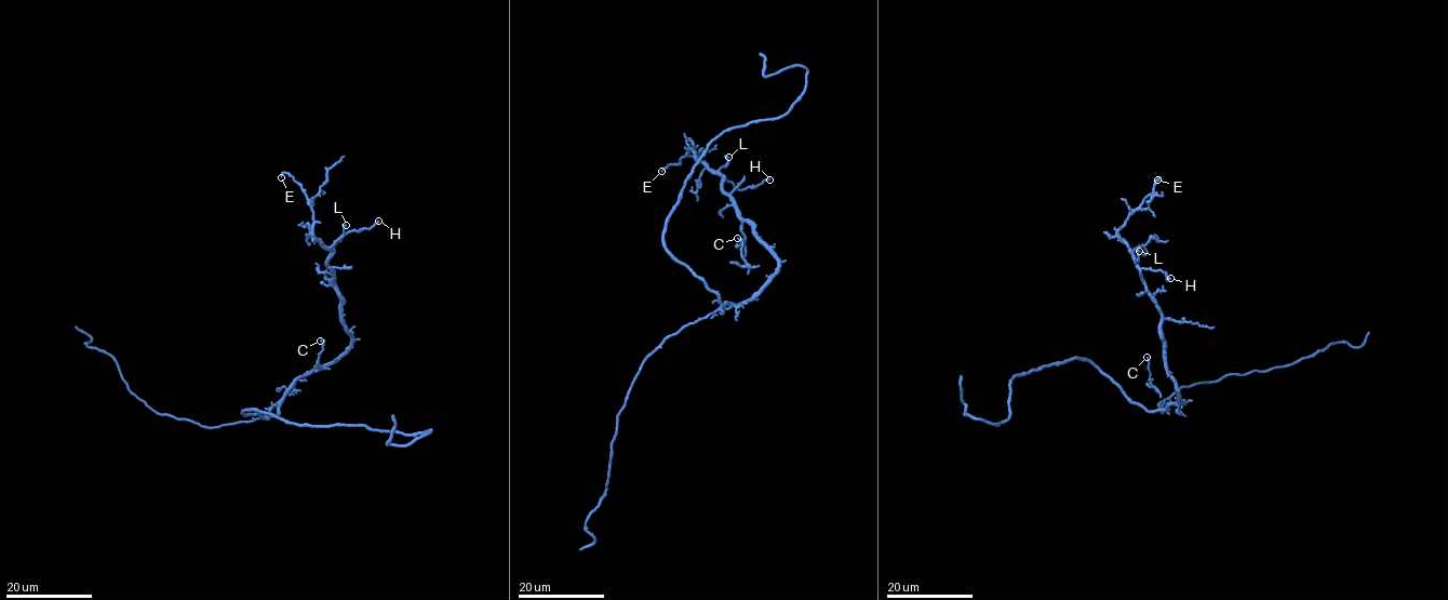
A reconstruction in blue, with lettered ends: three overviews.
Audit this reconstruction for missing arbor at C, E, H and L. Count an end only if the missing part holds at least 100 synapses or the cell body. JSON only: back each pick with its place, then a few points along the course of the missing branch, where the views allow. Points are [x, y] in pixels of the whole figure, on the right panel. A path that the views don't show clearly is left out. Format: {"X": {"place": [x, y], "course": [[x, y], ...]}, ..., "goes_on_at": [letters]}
{"goes_on_at": []}

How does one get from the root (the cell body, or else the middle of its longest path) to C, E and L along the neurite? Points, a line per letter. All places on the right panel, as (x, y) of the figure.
C: (1144, 408), (1151, 411), (1182, 402), (1185, 404), (1177, 398), (1161, 397), (1151, 383), (1147, 357)
E: (1144, 408), (1185, 404), (1166, 365), (1160, 307), (1147, 290), (1133, 252), (1117, 232), (1157, 180)
L: (1144, 408), (1185, 404), (1166, 365), (1162, 316), (1135, 263), (1139, 251)

